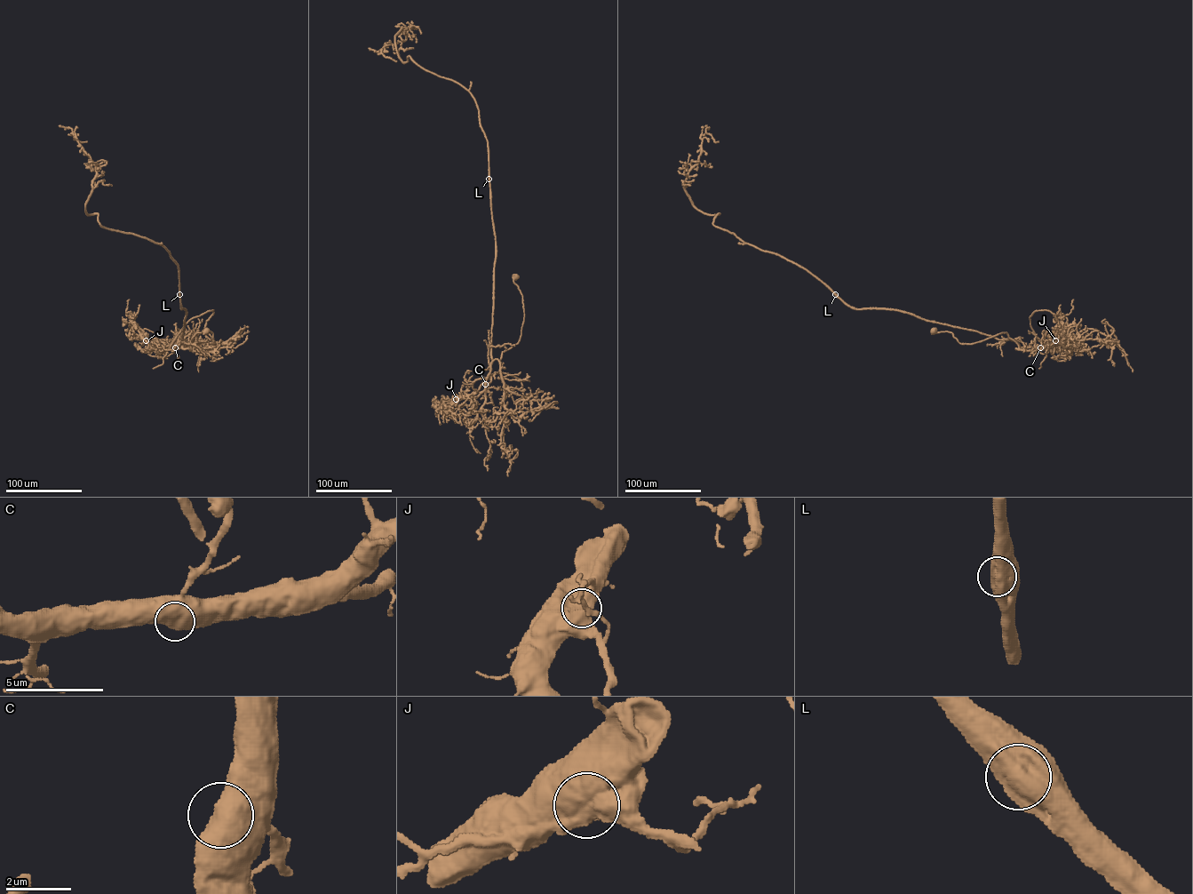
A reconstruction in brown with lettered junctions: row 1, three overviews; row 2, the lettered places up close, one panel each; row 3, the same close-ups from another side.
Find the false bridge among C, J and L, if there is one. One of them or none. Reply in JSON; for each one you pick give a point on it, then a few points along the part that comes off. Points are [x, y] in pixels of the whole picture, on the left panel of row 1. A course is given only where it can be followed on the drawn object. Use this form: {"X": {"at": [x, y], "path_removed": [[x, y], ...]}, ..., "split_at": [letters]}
{"J": {"at": [146, 340], "path_removed": [[146, 340], [151, 347], [168, 349], [190, 320], [212, 310], [204, 333], [218, 343], [226, 342], [244, 327]]}, "split_at": ["J"]}

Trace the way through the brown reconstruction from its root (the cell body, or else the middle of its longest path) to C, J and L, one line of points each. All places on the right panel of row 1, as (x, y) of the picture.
C: (934, 331), (950, 332), (958, 342), (967, 344), (1006, 332), (1018, 345), (1019, 348), (1015, 348), (1040, 347)
J: (934, 331), (950, 332), (967, 344), (1006, 332), (1018, 349), (1037, 350), (1045, 343), (1054, 347), (1055, 340)
L: (934, 331), (950, 332), (967, 344), (1006, 332), (1019, 348), (1012, 339), (907, 313), (854, 309), (835, 294)

